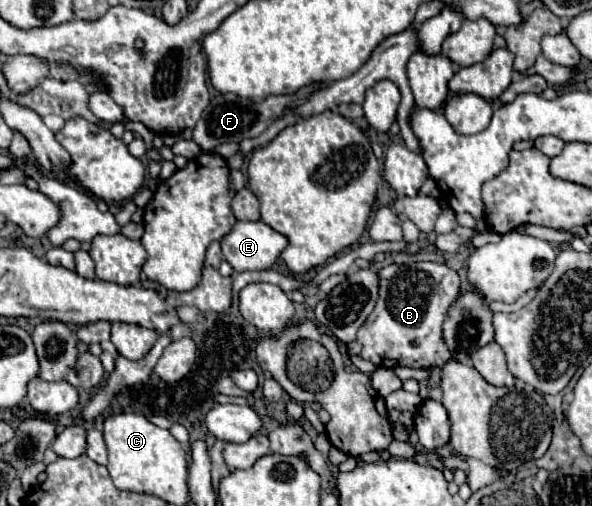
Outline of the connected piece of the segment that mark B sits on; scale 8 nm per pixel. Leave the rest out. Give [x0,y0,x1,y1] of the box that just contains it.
[356,263,460,369]

